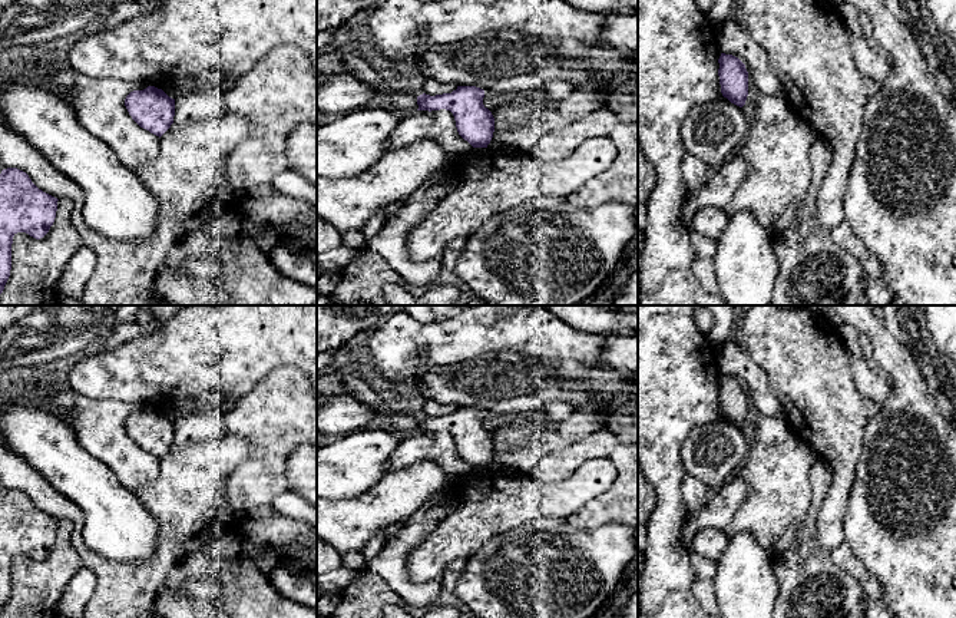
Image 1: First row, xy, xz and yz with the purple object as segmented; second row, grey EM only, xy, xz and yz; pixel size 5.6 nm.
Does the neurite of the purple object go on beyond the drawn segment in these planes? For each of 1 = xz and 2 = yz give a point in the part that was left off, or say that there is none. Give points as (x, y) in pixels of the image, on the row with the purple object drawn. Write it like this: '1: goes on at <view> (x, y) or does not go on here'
1: does not go on here
2: does not go on here

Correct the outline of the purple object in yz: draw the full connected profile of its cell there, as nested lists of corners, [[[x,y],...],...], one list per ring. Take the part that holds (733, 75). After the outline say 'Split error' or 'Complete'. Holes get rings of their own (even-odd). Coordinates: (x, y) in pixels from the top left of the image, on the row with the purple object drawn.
[[[721,53],[718,63],[722,96],[742,108],[748,96],[748,72],[745,65],[738,57],[725,53]]]. Complete

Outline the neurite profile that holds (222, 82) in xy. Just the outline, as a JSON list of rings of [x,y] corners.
[[[202,73],[191,79],[179,79],[171,85],[162,87],[162,90],[172,99],[179,98],[181,95],[198,90],[216,89],[226,92],[238,80],[239,75],[236,73]]]

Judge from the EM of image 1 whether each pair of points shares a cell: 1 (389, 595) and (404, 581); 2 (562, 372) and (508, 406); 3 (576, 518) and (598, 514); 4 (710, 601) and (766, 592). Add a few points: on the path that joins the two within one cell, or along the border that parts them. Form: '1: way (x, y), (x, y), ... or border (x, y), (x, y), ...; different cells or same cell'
1: border (369, 568), (407, 602); different cells
2: way (549, 380), (532, 382), (520, 393); same cell
3: way (582, 518), (592, 514); same cell
4: border (711, 580), (718, 602); different cells

